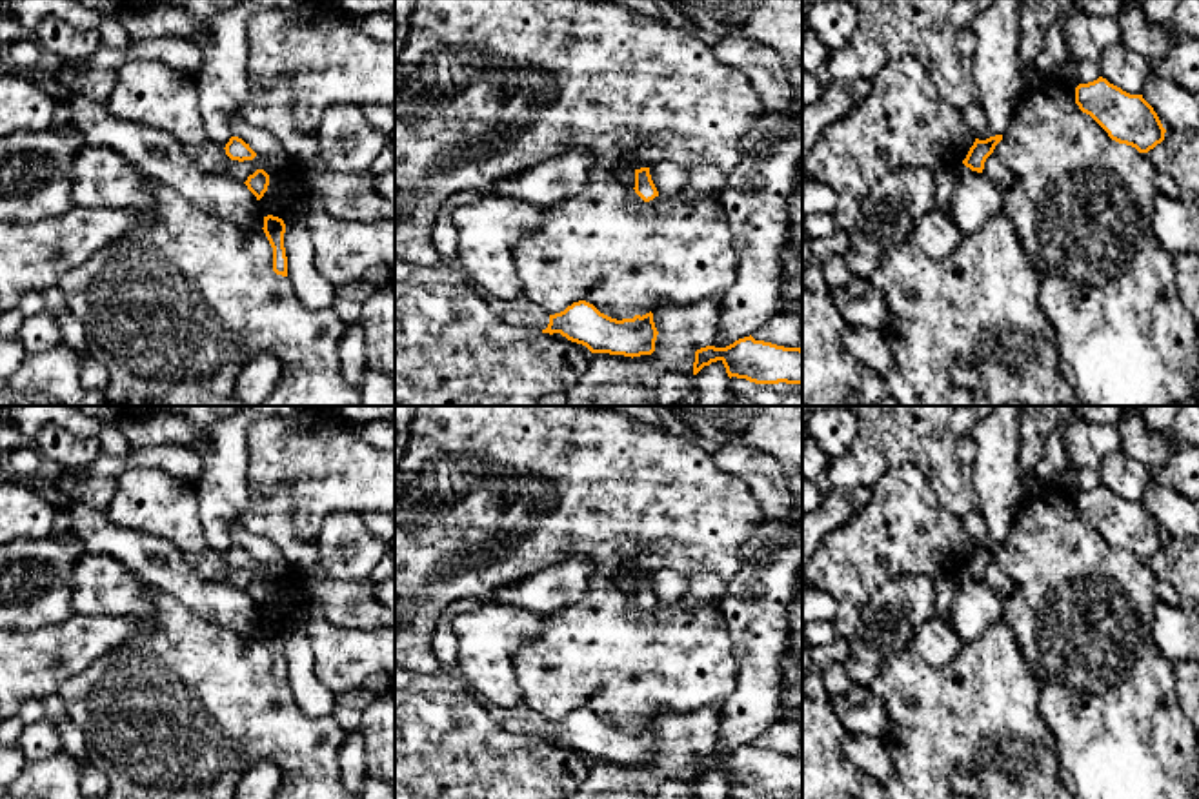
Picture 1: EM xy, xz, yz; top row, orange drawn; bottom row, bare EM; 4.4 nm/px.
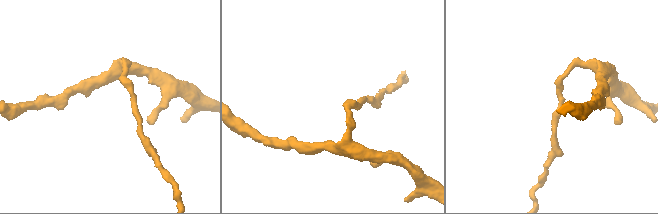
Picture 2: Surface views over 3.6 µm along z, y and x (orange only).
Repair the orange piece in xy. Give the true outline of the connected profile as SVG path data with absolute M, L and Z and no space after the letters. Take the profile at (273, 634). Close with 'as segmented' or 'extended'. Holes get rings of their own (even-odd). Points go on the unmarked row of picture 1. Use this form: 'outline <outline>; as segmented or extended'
outline M267 622L264 624L264 641L273 655L273 679L287 684L287 664L284 655L286 632L282 626Z; as segmented

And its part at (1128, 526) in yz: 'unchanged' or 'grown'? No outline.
unchanged

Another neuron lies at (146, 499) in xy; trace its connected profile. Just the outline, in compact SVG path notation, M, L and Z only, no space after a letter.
M131 468L115 479L106 515L115 526L169 541L204 581L226 582L244 592L257 577L264 577L269 593L258 608L262 624L273 622L284 632L304 624L311 602L300 571L291 566L286 575L278 575L260 562L244 570L231 568L204 535L195 484L158 468Z

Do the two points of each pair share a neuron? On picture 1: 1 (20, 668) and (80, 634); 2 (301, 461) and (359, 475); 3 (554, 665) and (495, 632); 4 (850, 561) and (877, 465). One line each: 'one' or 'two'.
1: one
2: one
3: two
4: two

